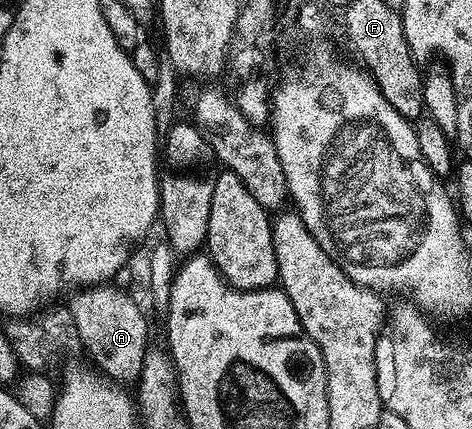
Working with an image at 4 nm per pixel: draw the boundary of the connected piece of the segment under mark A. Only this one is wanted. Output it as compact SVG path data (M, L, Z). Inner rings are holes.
M88 286L70 301L73 319L83 345L93 348L96 364L105 377L116 382L135 381L143 368L144 356L150 349L148 320L132 296L112 286Z

